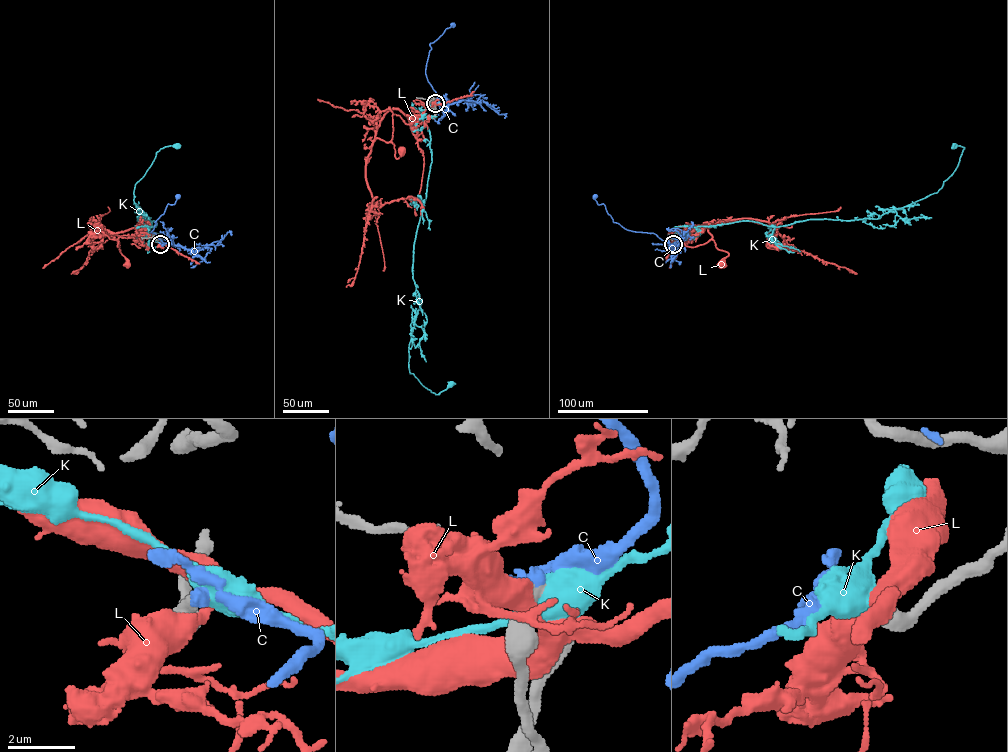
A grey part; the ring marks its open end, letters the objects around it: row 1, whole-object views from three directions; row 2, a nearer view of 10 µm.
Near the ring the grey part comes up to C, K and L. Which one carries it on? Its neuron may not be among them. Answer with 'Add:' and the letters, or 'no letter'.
Add: C

